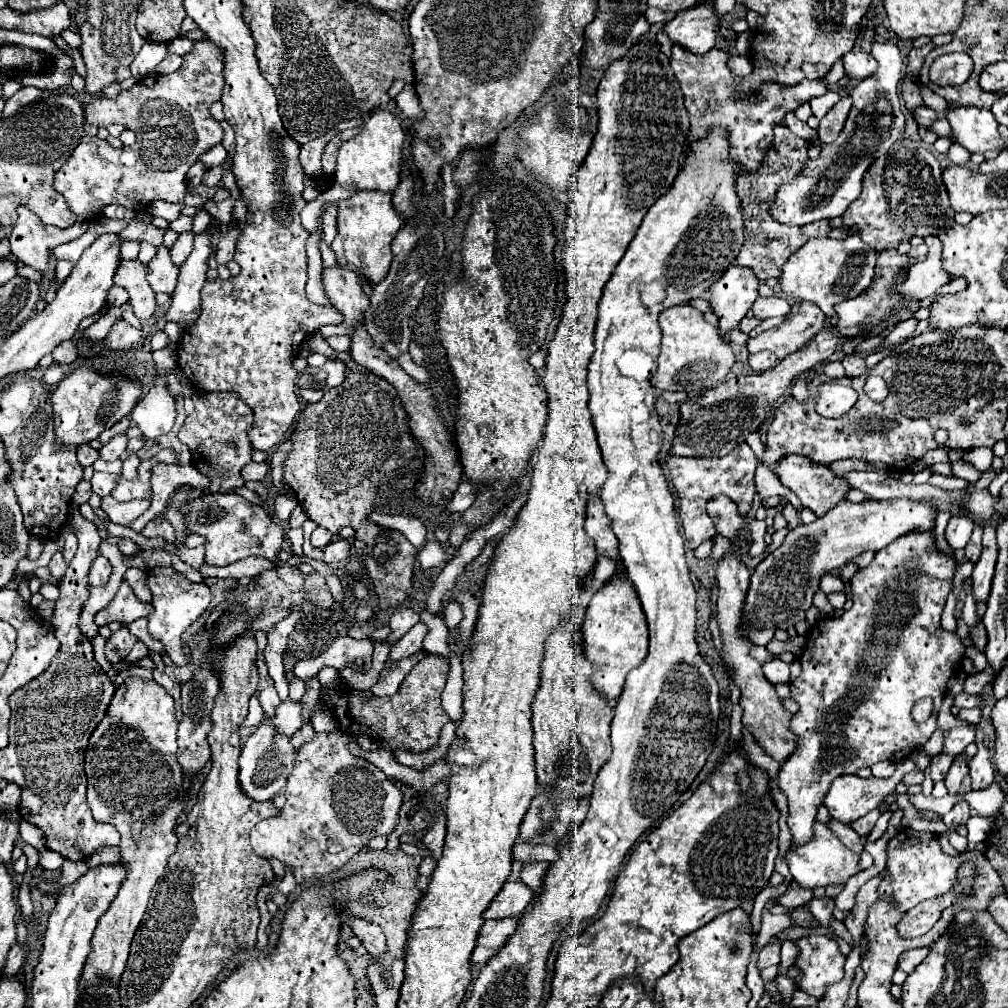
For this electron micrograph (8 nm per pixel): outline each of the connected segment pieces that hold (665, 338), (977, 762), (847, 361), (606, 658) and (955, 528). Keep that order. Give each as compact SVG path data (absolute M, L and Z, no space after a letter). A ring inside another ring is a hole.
M680 304L660 312L662 326L662 350L658 356L658 372L650 378L650 384L662 392L684 390L688 394L700 394L718 382L724 382L732 370L736 356L728 342L720 338L716 326L708 324L696 308Z
M981 742L977 744L978 754L968 762L972 776L972 790L988 788L994 782L994 768L990 766L990 752Z
M852 352L852 354L846 354L842 358L842 364L846 368L846 376L862 376L866 374L866 360L860 352Z
M612 578L598 590L588 608L586 618L580 628L582 634L582 654L596 666L594 674L590 676L590 684L598 690L606 700L616 700L622 694L626 674L640 666L648 654L648 626L642 614L636 590L632 588L628 578Z
M952 516L950 522L948 522L948 528L946 528L946 542L950 544L950 548L962 550L970 540L972 528L974 528L974 522L970 518Z

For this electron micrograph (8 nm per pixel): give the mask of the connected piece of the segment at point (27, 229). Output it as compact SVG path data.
M18 208L18 222L10 234L12 254L22 264L46 274L50 270L50 252L64 242L80 238L86 230L88 222L76 222L66 230L46 226L28 208Z

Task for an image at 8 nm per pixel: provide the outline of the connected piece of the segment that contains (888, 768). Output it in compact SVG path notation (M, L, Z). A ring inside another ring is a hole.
M882 761L871 767L871 773L877 778L886 778L891 776L895 770L895 763L891 761Z

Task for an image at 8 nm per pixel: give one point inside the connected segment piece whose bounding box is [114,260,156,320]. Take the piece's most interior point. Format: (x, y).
(131, 275)

